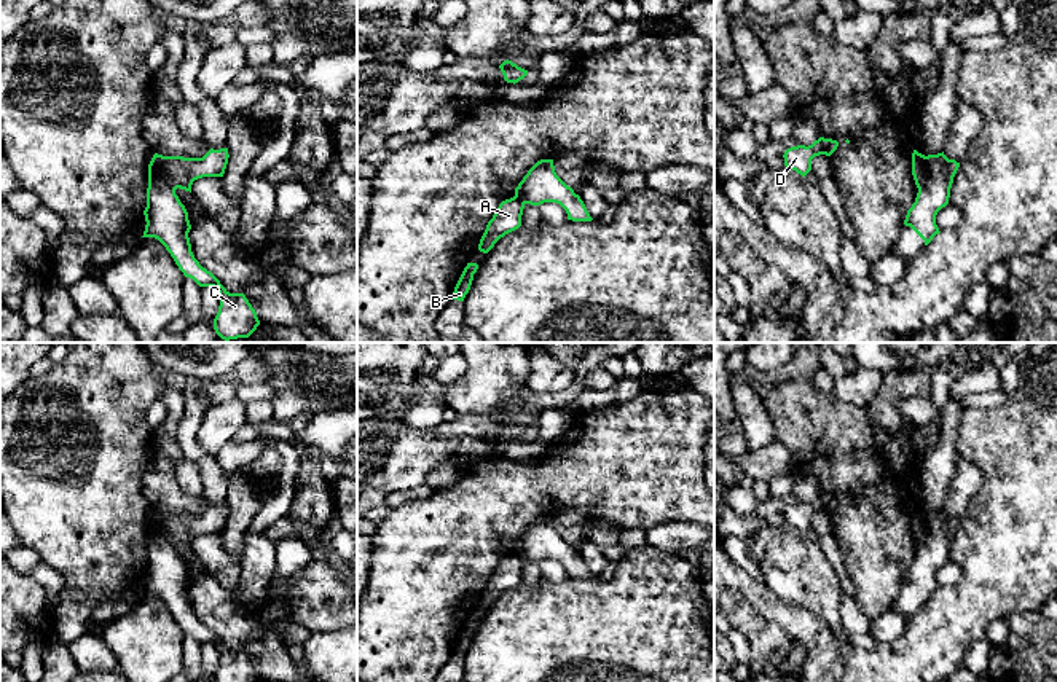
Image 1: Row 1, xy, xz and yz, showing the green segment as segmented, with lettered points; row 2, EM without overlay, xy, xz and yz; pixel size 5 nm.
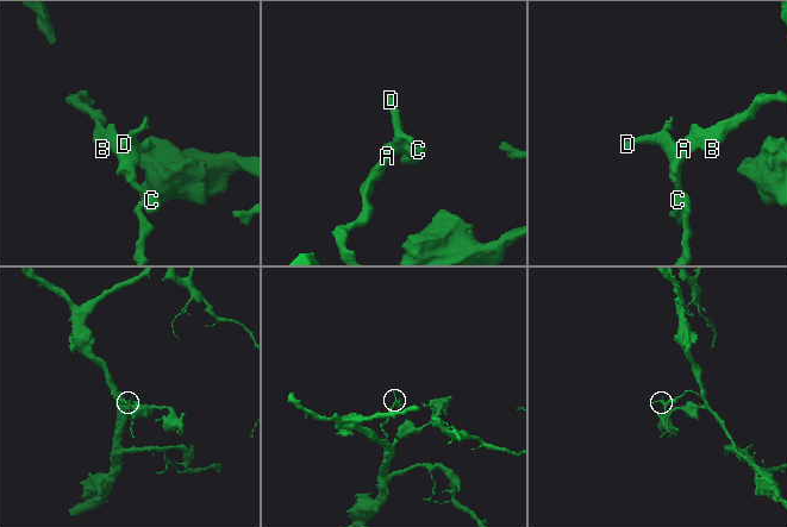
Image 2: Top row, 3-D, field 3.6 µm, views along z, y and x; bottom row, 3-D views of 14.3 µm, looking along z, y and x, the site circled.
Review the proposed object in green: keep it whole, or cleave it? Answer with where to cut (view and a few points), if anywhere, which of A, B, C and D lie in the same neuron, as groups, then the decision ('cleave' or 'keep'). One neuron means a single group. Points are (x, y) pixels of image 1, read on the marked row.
cut in xy along (163, 156), (161, 177), (174, 192); A B C / D; cleave

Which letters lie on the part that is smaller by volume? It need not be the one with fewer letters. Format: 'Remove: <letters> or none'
Remove: D

